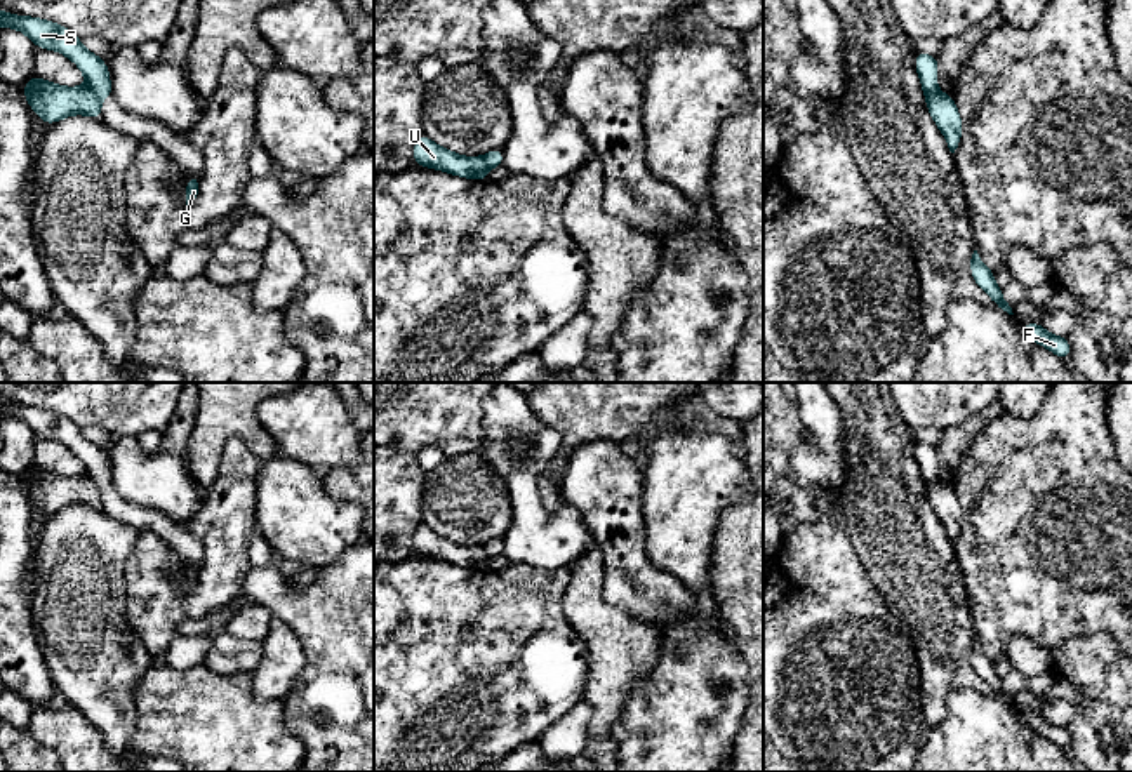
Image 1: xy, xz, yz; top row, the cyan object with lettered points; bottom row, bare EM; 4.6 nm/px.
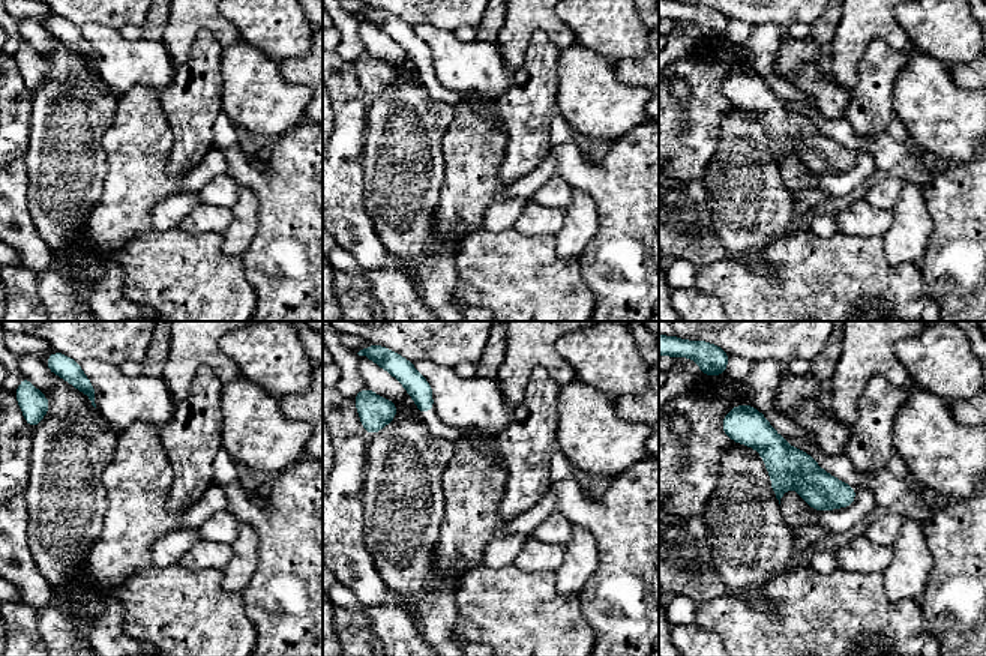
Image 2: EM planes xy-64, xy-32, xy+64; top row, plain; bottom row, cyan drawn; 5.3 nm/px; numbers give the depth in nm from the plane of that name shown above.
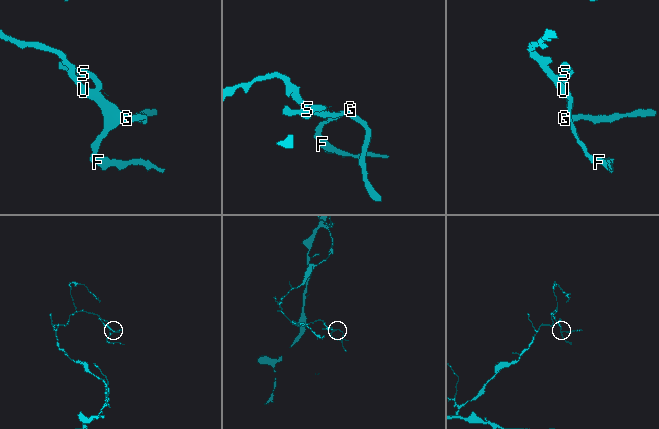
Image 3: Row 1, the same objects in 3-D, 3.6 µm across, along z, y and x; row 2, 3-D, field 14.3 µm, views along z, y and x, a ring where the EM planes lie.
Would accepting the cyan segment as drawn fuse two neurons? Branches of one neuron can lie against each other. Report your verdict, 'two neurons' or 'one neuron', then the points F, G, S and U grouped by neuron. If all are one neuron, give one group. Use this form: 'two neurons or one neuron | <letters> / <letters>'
two neurons | F G U / S

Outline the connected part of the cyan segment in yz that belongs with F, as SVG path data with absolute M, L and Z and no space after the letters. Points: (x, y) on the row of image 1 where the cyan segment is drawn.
M1019 323L1019 329L1036 344L1069 362L1071 348L1066 337L1047 332L1042 323Z

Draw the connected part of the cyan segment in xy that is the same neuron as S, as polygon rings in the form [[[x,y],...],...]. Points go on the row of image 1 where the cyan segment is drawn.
[[[0,10],[0,26],[19,30],[33,45],[57,50],[71,59],[82,70],[87,80],[85,87],[92,89],[99,99],[113,96],[106,63],[94,52],[83,49],[80,37],[66,26],[31,16],[12,16],[7,10]]]

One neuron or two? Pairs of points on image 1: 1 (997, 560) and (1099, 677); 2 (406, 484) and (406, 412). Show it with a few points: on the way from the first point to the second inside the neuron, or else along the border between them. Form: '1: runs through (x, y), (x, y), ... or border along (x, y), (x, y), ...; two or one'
1: border along (1106, 633), (1070, 637), (1049, 651); two
2: border along (392, 445), (418, 452); two

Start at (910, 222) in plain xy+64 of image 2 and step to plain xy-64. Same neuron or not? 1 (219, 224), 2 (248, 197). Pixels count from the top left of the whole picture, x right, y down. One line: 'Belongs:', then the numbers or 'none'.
Belongs: 2

